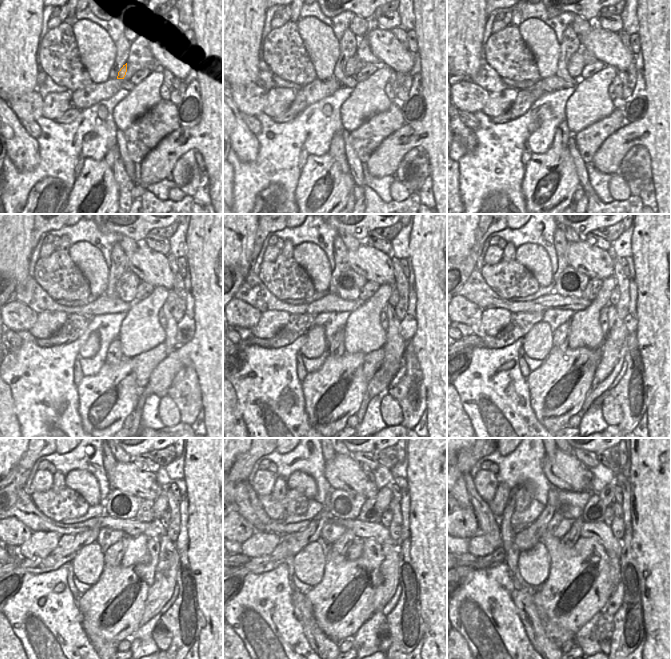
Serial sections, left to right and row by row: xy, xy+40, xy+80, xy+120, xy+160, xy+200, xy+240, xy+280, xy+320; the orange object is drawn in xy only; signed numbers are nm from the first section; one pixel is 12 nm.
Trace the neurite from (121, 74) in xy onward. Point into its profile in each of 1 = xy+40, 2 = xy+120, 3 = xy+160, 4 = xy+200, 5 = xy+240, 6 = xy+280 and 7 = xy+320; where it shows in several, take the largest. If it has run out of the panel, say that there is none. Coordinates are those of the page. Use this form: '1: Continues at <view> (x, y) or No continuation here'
1: Continues at xy+40 (353, 65)
2: Continues at xy+120 (126, 286)
3: Continues at xy+160 (349, 285)
4: Continues at xy+200 (570, 282)
5: Continues at xy+240 (120, 505)
6: Continues at xy+280 (343, 505)
7: Continues at xy+320 (570, 505)

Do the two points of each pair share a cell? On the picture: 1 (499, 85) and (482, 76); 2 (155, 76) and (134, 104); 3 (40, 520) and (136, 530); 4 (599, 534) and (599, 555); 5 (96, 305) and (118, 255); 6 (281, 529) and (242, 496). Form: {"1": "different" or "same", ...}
{"1": "same", "2": "same", "3": "same", "4": "different", "5": "different", "6": "same"}

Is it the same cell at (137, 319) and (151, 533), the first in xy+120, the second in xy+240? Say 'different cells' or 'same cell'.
different cells

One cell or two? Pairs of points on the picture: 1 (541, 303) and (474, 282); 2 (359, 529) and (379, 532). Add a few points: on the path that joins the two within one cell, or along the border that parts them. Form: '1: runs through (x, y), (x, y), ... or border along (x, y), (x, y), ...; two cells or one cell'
1: runs through (524, 306), (511, 306), (491, 299); one cell
2: runs through (364, 530), (374, 530); one cell

